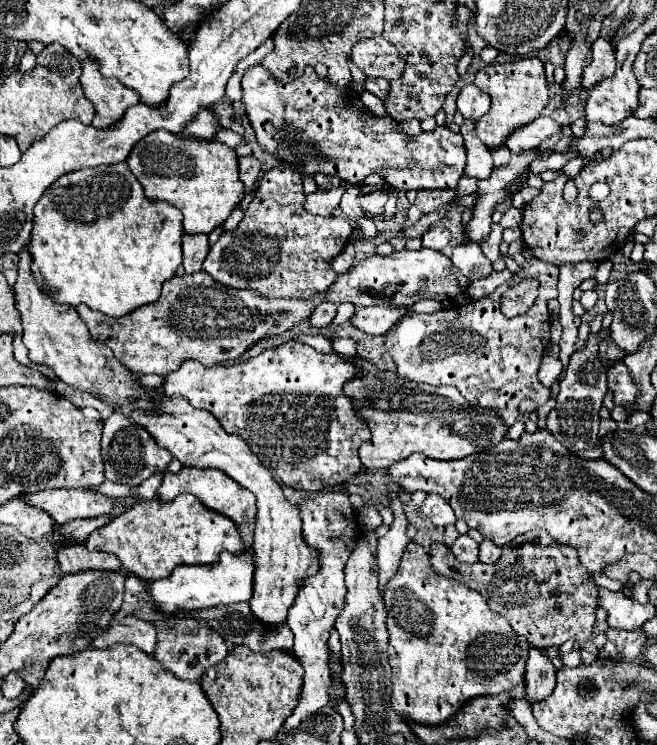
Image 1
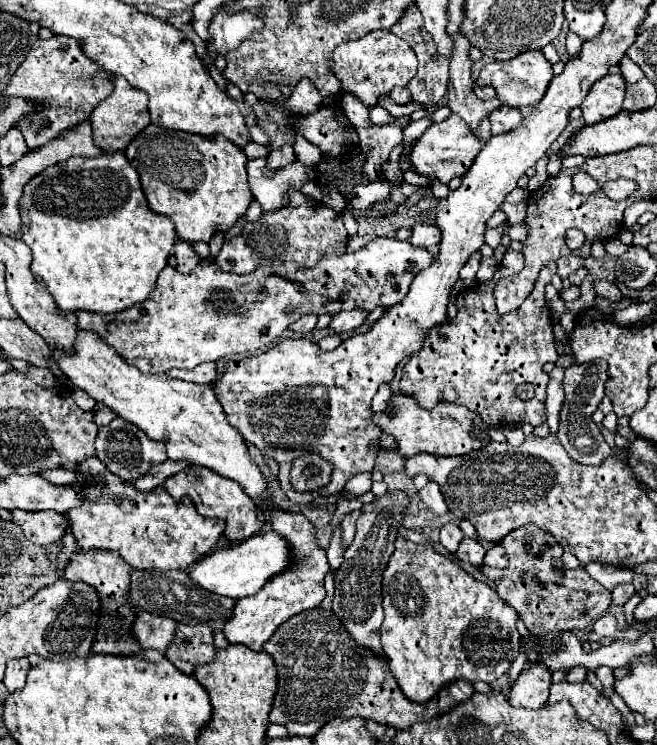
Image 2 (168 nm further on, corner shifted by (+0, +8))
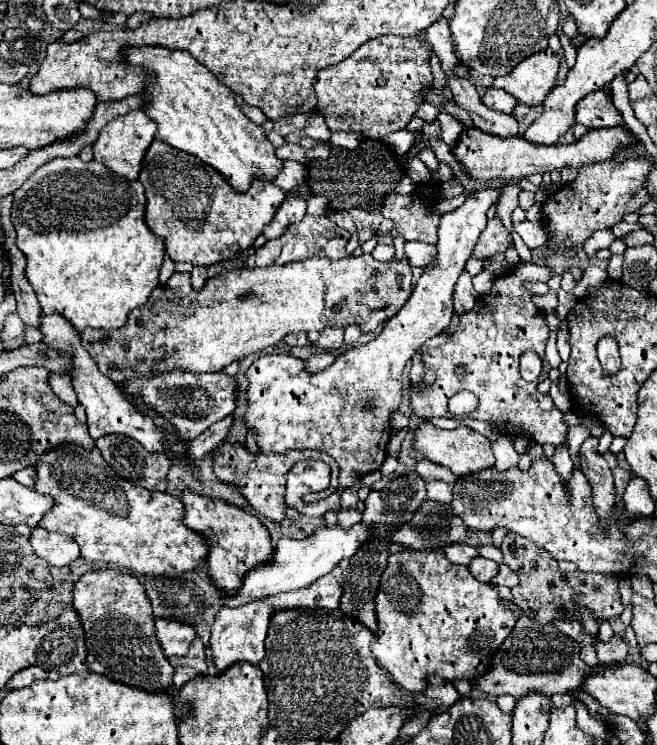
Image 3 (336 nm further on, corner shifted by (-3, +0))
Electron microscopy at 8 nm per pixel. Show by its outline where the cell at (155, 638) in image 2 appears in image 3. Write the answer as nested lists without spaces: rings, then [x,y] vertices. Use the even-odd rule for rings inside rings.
[[[156,618],[156,638],[166,656],[184,656],[188,652],[190,642],[196,638],[196,630],[186,624],[178,624],[174,620]]]

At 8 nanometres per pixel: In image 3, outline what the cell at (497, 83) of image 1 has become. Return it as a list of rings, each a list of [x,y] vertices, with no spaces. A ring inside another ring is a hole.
[[[548,48],[522,60],[510,74],[494,78],[494,88],[502,88],[512,94],[520,104],[542,104],[552,90],[558,72],[558,56]]]

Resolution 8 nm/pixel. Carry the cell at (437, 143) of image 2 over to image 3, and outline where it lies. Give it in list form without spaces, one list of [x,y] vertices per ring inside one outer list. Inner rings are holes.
[[[612,126],[612,128],[600,128],[600,130],[590,130],[588,136],[582,136],[580,140],[572,144],[554,144],[554,146],[538,146],[530,144],[528,140],[522,140],[518,136],[514,138],[500,138],[492,136],[486,132],[480,132],[478,128],[464,130],[456,144],[452,146],[454,158],[466,168],[466,174],[474,180],[498,179],[505,183],[514,183],[520,189],[530,192],[537,192],[538,187],[528,181],[528,176],[532,174],[546,174],[562,168],[580,168],[584,164],[594,164],[594,162],[606,162],[612,160],[612,152],[620,148],[620,144],[638,144],[640,140],[624,126]]]

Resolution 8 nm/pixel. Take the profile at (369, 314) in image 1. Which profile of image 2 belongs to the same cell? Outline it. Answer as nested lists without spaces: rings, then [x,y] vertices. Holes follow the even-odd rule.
[[[353,310],[353,312],[339,312],[337,316],[331,318],[329,322],[329,328],[339,334],[339,332],[351,332],[351,330],[357,330],[359,326],[365,324],[365,318],[367,318],[367,312],[365,310]]]

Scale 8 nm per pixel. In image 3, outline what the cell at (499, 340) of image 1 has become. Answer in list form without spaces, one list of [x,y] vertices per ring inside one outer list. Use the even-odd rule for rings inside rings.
[[[516,264],[510,272],[498,276],[494,280],[494,292],[480,298],[478,306],[464,316],[460,316],[460,326],[452,334],[452,342],[444,346],[422,352],[424,368],[432,368],[436,372],[434,384],[426,386],[424,380],[420,384],[410,386],[410,408],[416,416],[430,420],[434,416],[452,418],[448,412],[448,400],[460,392],[468,390],[478,396],[480,404],[470,414],[470,418],[484,420],[494,430],[502,430],[506,436],[524,436],[538,444],[562,444],[566,440],[566,426],[562,420],[562,412],[552,402],[550,394],[538,392],[538,382],[526,382],[520,376],[520,356],[526,350],[534,350],[542,360],[540,380],[548,378],[550,364],[544,356],[544,348],[550,336],[546,326],[544,312],[538,310],[532,302],[532,294],[526,290],[526,282],[548,282],[552,278],[552,270],[538,264]],[[456,368],[464,368],[462,374],[456,374]]]

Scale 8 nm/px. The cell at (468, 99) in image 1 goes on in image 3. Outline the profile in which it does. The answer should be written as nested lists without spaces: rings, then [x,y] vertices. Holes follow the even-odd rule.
[[[488,88],[486,96],[482,98],[482,102],[488,106],[488,108],[494,108],[494,110],[506,110],[510,112],[508,108],[508,94],[504,90],[496,90],[496,88]]]

